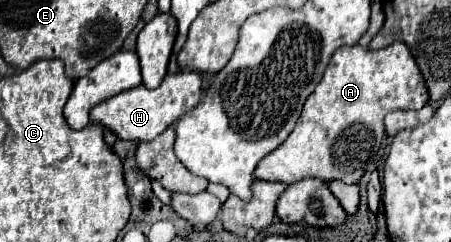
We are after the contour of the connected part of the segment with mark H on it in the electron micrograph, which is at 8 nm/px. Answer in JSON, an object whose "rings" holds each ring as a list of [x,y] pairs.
{"rings":[[[177,72],[177,74],[167,74],[161,86],[155,90],[149,90],[141,84],[137,88],[121,92],[119,96],[113,96],[111,100],[97,104],[89,112],[89,118],[101,122],[121,140],[143,142],[157,138],[175,120],[191,112],[191,108],[195,108],[199,100],[201,100],[201,76],[197,72]]]}

